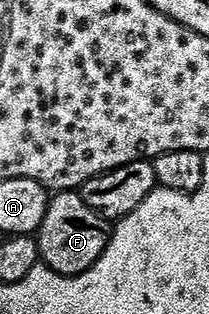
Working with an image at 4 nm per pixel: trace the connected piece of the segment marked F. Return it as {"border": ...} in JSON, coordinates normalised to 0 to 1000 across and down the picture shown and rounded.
{"border":[[[368,608],[244,621],[211,707],[182,723],[172,761],[201,812],[196,838],[292,879],[378,879],[416,866],[498,809],[526,768],[531,717]]]}

